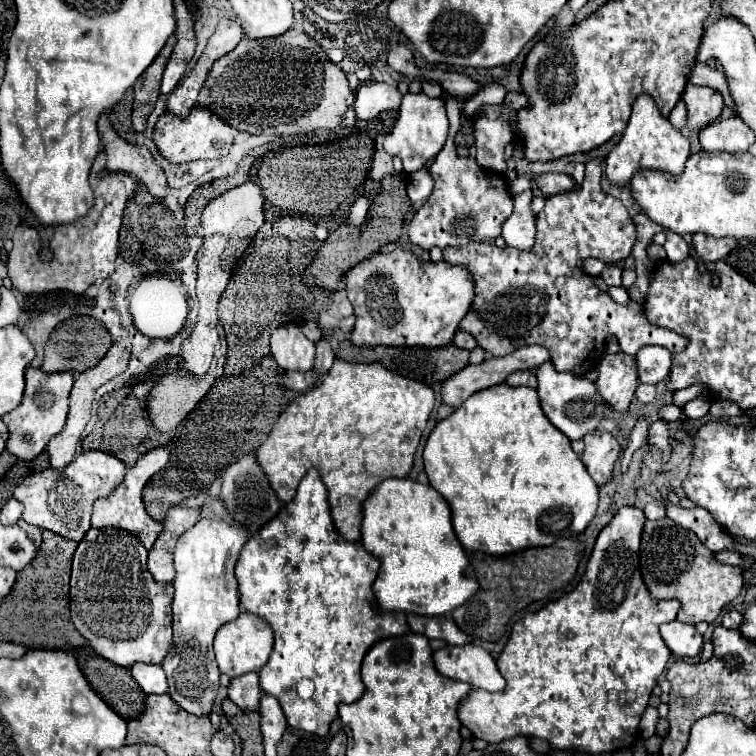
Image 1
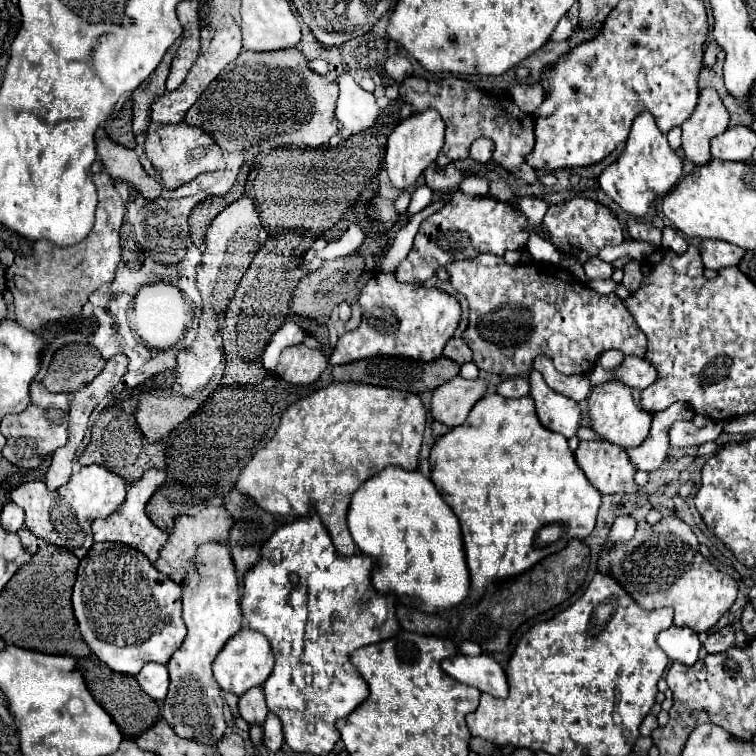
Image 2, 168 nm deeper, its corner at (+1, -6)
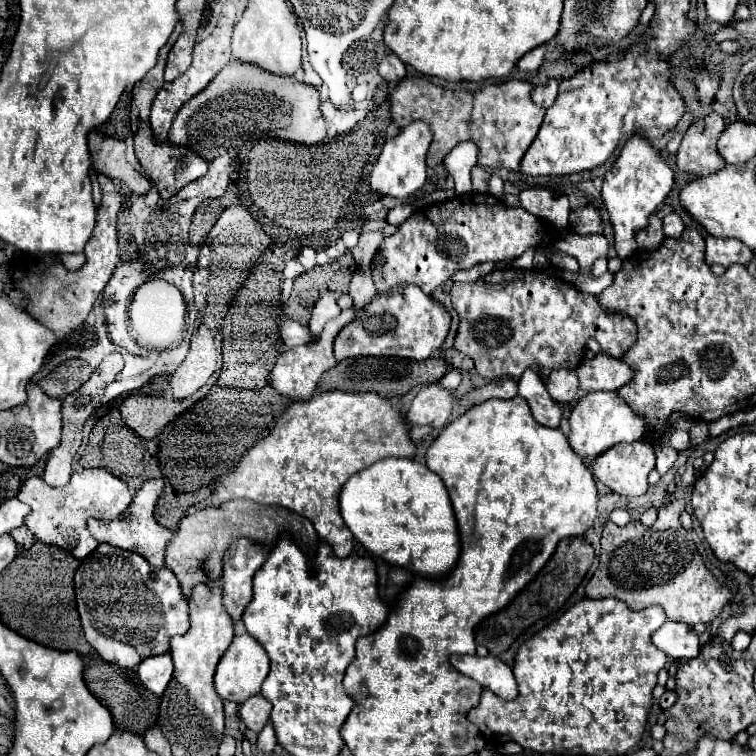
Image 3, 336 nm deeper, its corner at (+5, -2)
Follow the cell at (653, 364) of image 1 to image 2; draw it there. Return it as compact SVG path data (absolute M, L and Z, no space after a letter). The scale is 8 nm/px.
M625 356L621 366L615 368L615 370L605 370L601 366L595 366L593 372L589 374L589 380L591 380L591 386L599 386L603 382L617 380L617 382L623 382L625 386L629 386L629 388L643 390L657 380L657 372L645 358Z

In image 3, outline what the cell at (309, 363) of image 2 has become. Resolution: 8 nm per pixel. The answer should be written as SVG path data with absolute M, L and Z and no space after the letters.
M353 308L341 312L337 318L333 318L333 320L325 326L325 330L323 330L323 334L321 334L321 338L319 338L317 342L307 344L307 346L295 346L295 348L283 352L283 354L277 358L277 364L275 364L275 368L273 368L273 380L279 384L279 392L281 392L283 396L289 396L289 398L293 398L293 400L309 400L309 398L313 396L321 374L327 372L329 368L333 368L333 366L337 364L337 360L335 360L335 356L333 356L333 340L335 340L335 336L337 336L337 332L339 332L349 320L353 320L353 318L355 318L355 310L353 310Z

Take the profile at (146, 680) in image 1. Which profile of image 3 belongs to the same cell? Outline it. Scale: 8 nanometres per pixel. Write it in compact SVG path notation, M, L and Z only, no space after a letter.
M169 654L145 658L137 668L137 676L141 678L143 686L157 696L161 696L163 690L167 688L171 674L173 674L173 662Z

